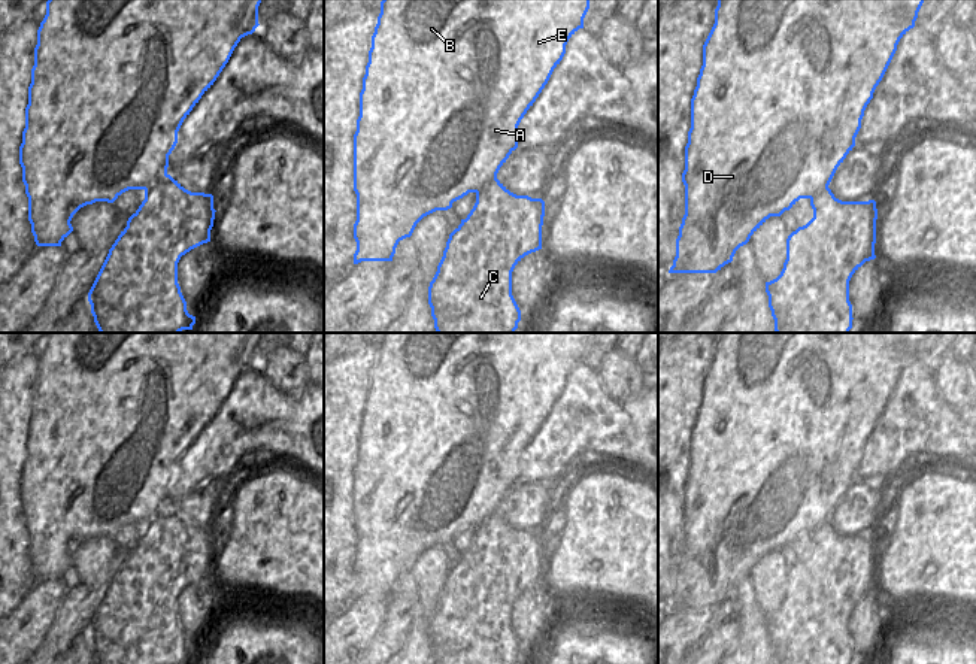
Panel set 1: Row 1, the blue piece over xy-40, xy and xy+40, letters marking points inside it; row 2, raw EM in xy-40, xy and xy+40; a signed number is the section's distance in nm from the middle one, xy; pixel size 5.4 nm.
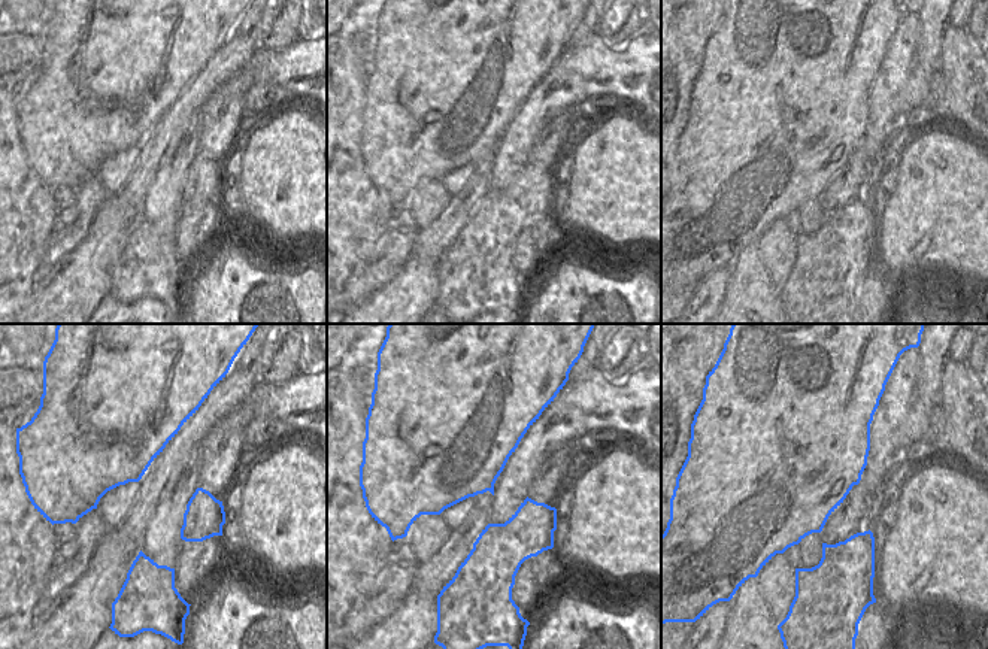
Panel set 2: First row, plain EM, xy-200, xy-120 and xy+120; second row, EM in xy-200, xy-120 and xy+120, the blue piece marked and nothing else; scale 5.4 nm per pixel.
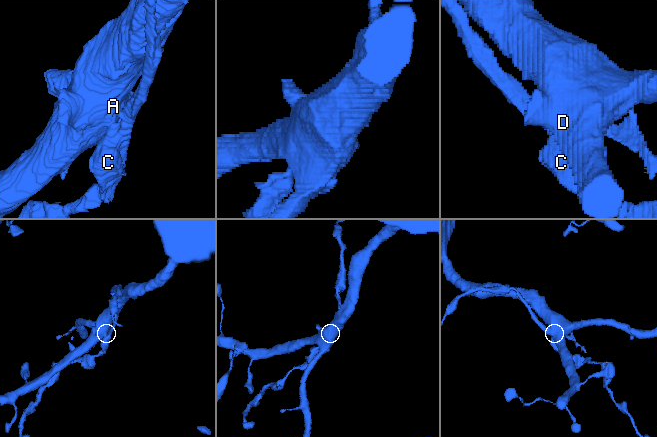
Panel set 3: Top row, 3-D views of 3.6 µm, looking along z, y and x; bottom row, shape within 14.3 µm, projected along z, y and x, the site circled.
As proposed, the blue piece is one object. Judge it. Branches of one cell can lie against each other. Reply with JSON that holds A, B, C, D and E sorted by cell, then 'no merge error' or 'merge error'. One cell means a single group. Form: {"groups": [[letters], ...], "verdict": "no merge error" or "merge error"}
{"groups": [["A", "B", "D", "E"], ["C"]], "verdict": "merge error"}

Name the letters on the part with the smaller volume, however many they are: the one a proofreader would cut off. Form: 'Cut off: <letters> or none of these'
Cut off: C

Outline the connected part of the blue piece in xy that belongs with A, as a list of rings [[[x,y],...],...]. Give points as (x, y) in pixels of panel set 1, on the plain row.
[[[384,333],[372,370],[369,397],[360,427],[360,451],[354,469],[354,525],[357,528],[357,555],[354,598],[361,595],[392,595],[400,574],[410,571],[416,558],[436,545],[448,545],[469,527],[478,527],[497,512],[500,501],[518,482],[518,460],[533,440],[554,403],[566,388],[569,373],[584,363],[591,333]]]

